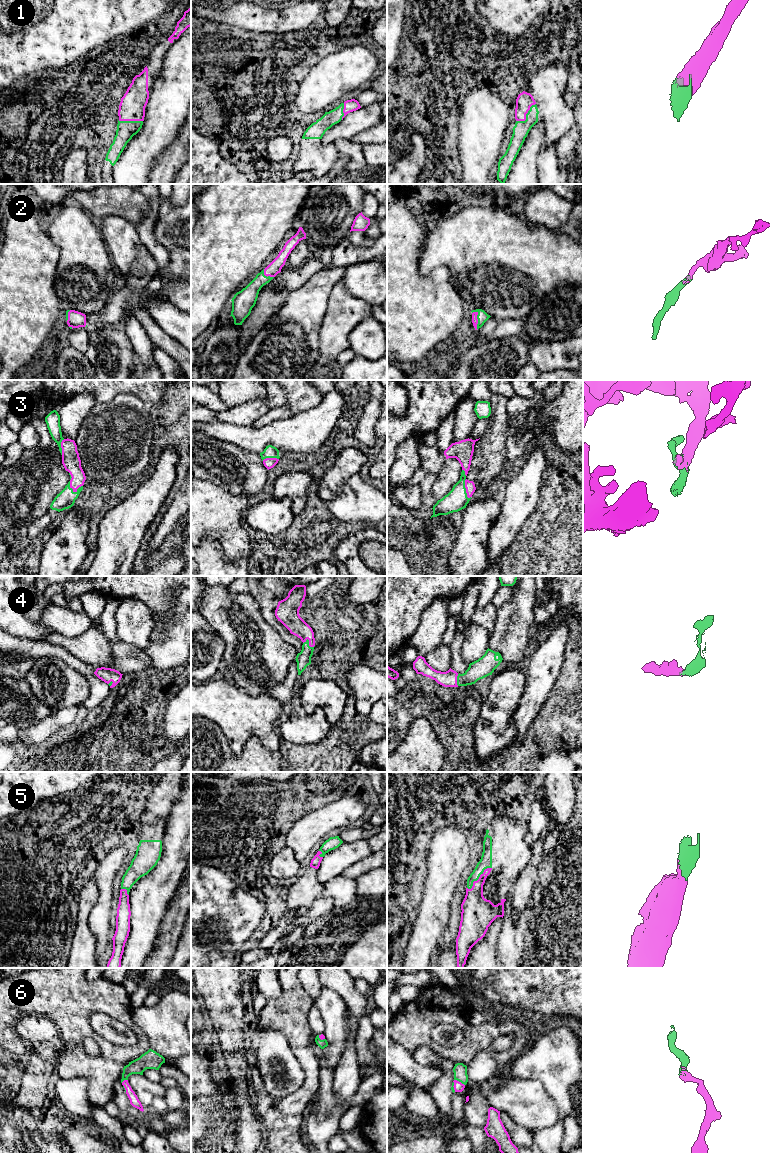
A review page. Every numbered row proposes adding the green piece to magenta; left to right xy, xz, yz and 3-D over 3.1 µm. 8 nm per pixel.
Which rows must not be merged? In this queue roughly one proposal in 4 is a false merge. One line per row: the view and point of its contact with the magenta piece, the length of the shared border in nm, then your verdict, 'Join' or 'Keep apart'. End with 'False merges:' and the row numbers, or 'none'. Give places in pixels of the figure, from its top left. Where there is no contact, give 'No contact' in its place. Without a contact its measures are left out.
1: Touches magenta at yz (525, 115). Shared border 220 nm. Join
2: Touches magenta at yz (477, 320). Shared border 150 nm. Join
3: Touches magenta at xy (70, 483). Shared border 180 nm. Join
4: Touches magenta at xz (309, 643). Shared border 100 nm. Join
5: Touches magenta at yz (479, 878). Shared border 260 nm. Join
6: Touches magenta at yz (456, 1080). Shared border 110 nm. Join
False merges: none

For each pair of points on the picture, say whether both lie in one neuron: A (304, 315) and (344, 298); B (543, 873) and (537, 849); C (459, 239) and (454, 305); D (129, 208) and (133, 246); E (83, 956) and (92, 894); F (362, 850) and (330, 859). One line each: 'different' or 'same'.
A: different
B: different
C: different
D: different
E: same
F: same

